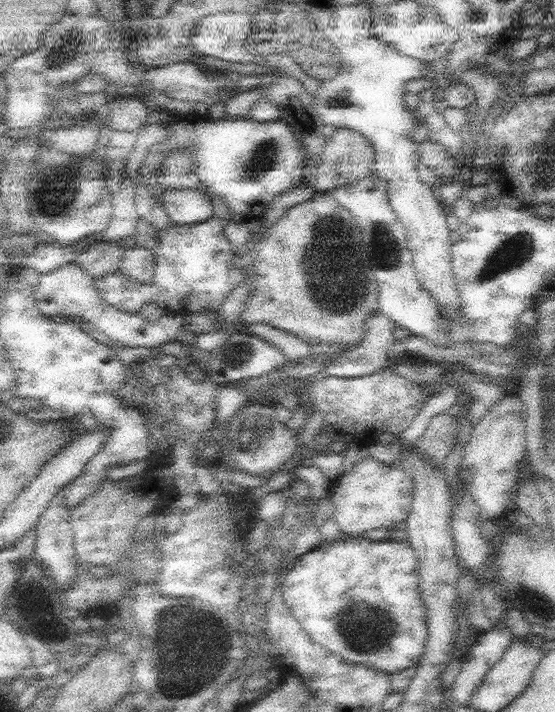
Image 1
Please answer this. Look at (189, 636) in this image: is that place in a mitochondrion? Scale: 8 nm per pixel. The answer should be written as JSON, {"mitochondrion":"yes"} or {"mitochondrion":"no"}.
{"mitochondrion":"yes"}

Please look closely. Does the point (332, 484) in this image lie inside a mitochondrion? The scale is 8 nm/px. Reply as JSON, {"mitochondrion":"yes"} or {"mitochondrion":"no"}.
{"mitochondrion":"no"}

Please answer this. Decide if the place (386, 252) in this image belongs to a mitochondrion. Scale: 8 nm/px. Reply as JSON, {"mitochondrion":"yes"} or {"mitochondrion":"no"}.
{"mitochondrion":"yes"}

